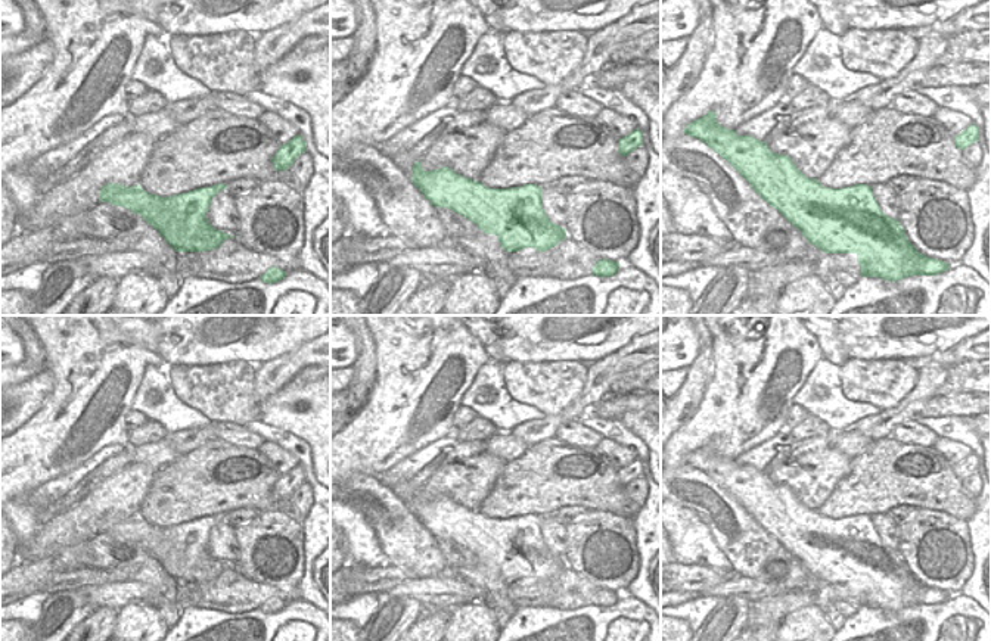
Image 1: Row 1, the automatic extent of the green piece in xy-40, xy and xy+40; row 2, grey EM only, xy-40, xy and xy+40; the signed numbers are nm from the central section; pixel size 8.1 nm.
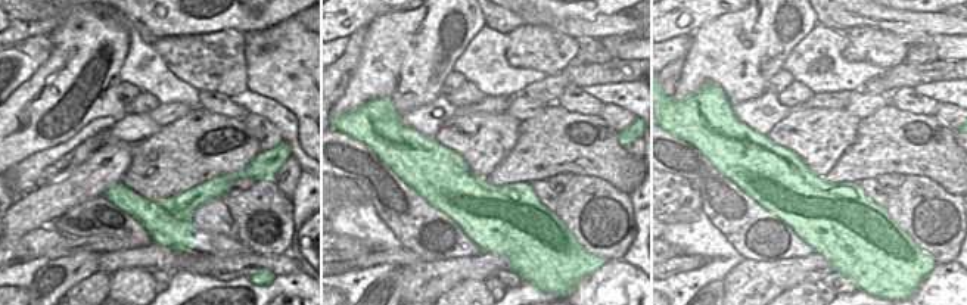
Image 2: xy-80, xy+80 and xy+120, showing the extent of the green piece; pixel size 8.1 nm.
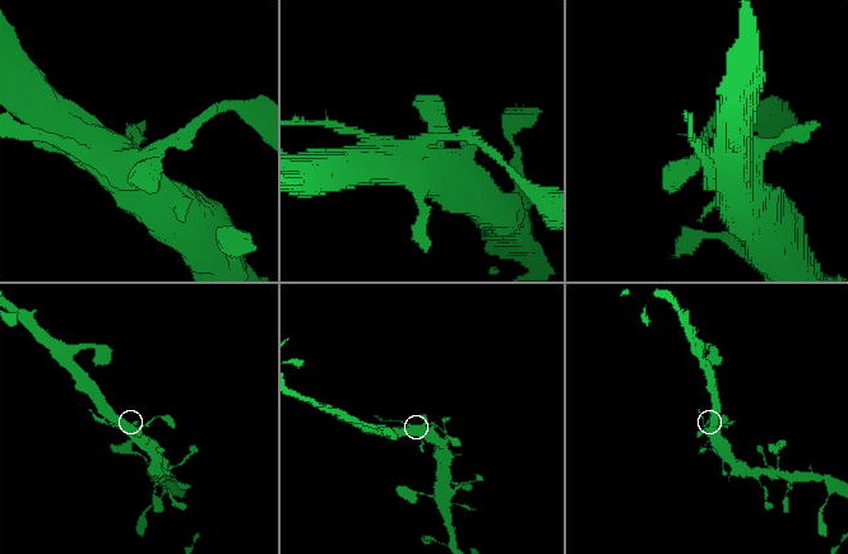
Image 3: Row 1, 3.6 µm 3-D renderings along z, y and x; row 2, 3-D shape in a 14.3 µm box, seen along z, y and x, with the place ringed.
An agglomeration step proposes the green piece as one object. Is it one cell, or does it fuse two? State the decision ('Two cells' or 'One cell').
Two cells.

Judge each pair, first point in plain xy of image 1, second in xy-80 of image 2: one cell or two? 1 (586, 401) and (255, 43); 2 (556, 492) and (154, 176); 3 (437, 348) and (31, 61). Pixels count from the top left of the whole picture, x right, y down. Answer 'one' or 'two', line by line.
1: one
2: one
3: two

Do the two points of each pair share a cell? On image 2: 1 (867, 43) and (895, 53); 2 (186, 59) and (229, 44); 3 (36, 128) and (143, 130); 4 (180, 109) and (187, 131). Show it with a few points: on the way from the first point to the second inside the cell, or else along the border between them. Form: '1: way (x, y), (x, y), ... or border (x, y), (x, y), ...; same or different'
1: way (874, 46), (888, 50); same
2: way (196, 59), (214, 59), (218, 55); same
3: border (127, 115), (117, 123); different
4: border (192, 109), (161, 127); different

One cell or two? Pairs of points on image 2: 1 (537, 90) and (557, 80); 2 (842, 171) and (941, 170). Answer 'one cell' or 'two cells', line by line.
1: one cell
2: one cell

